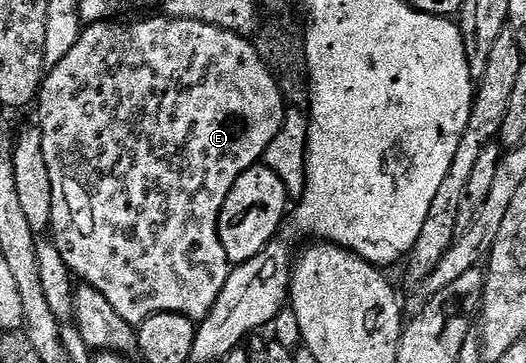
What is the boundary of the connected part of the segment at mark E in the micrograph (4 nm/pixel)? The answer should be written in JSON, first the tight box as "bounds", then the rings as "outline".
{"bounds":[37,17,283,325],"outline":[[[170,17],[162,18],[143,19],[140,23],[104,21],[84,26],[80,30],[79,40],[61,57],[59,63],[54,64],[44,74],[43,86],[39,88],[39,98],[37,100],[37,108],[39,107],[39,120],[37,120],[39,141],[41,143],[41,153],[45,159],[45,169],[49,171],[49,185],[51,186],[51,197],[53,199],[49,231],[50,234],[55,234],[53,236],[55,248],[61,253],[61,257],[65,257],[65,265],[71,270],[72,276],[76,280],[82,281],[86,286],[97,289],[97,293],[101,293],[101,297],[105,297],[105,301],[109,301],[109,305],[113,305],[113,309],[117,309],[117,313],[121,313],[121,317],[125,322],[132,325],[143,323],[151,315],[156,315],[157,313],[177,313],[178,315],[184,315],[198,321],[207,316],[209,309],[213,309],[213,301],[217,301],[217,297],[227,280],[227,275],[232,269],[232,264],[227,262],[225,249],[221,249],[221,241],[219,240],[219,214],[221,213],[221,205],[225,205],[225,197],[229,197],[229,189],[233,189],[233,181],[237,181],[237,177],[241,177],[241,173],[245,169],[256,166],[262,160],[268,147],[276,142],[275,134],[278,133],[279,126],[283,123],[283,99],[279,96],[279,91],[281,92],[280,84],[277,82],[271,69],[260,59],[254,42],[250,38],[237,35],[233,31],[226,31],[220,27],[205,25],[201,21],[173,19]]]}

